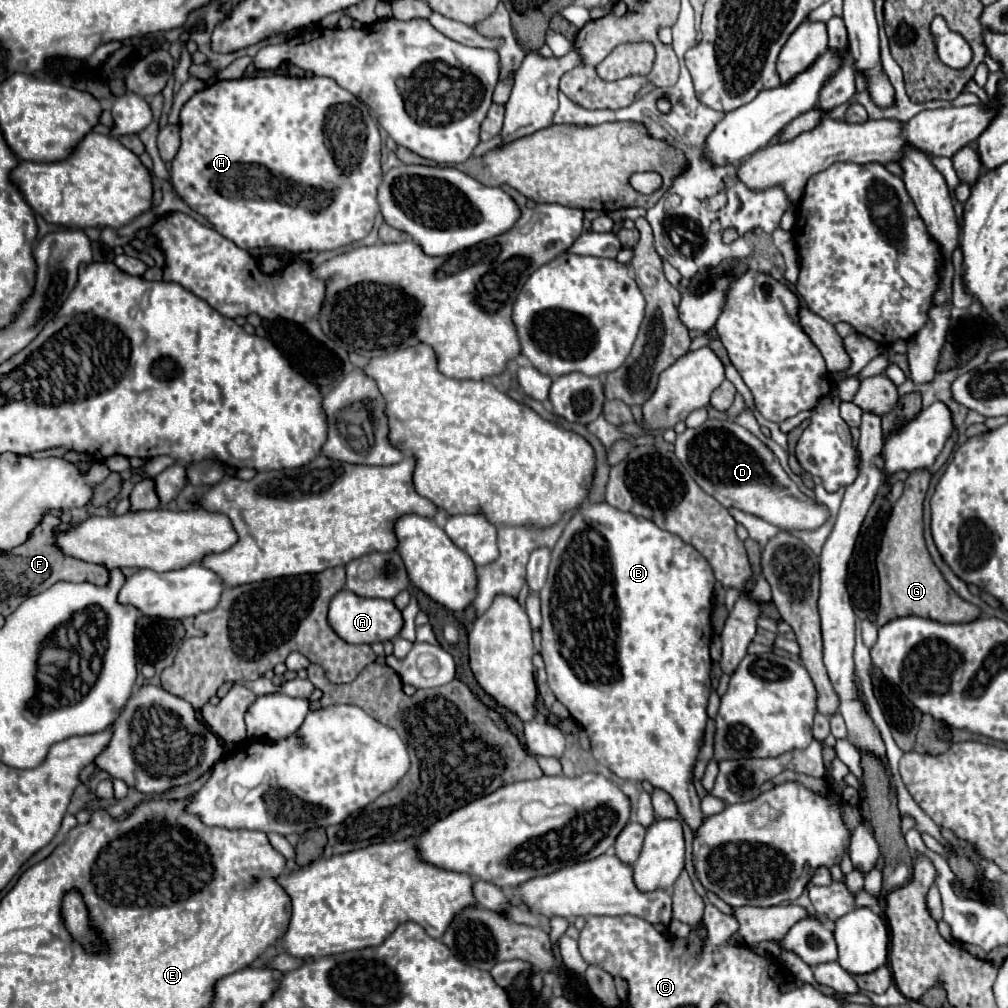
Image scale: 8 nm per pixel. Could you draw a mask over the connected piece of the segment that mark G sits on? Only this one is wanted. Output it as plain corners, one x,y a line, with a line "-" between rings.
924,468
924,470
910,472
910,476
904,480
904,492
894,504
890,520
886,522
886,532
882,536
882,544
880,544
878,560
876,560
878,578
880,578
880,610
878,610
876,626
888,624
890,620
900,616
922,616
922,618
930,618
930,620
946,622
946,624
970,622
980,616
980,608
974,608
974,604
966,604
966,600
962,600
960,596
954,596
954,588
946,584
944,576
938,572
936,564
930,560
930,554
926,550
924,534
922,534
922,504
924,504
928,486
930,486
930,470

